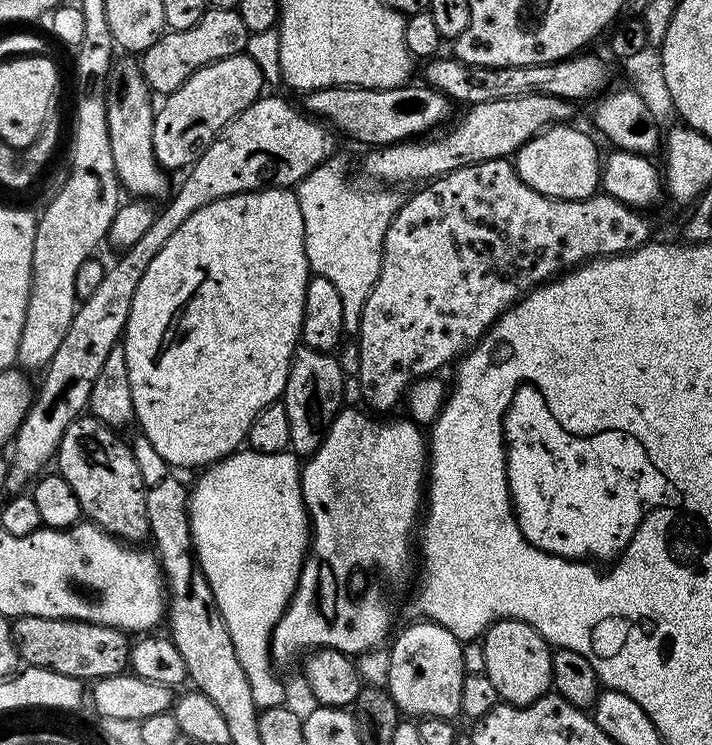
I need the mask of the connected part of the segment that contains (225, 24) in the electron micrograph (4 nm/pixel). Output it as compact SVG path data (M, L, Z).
M205 7L202 18L190 26L190 30L168 30L147 48L139 57L138 65L149 89L153 93L167 94L178 90L186 78L190 78L200 68L218 62L222 58L236 58L247 46L250 33L235 8L218 10Z

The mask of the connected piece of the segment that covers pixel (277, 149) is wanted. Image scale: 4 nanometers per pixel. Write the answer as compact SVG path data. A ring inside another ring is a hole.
M278 96L257 97L253 99L250 106L244 108L242 114L233 116L231 122L221 130L219 135L212 140L210 146L193 163L184 174L186 175L175 192L172 200L166 208L160 210L138 242L128 249L125 249L121 256L113 265L105 271L102 283L91 294L90 298L81 301L77 307L71 324L58 346L56 354L45 367L44 380L37 387L31 406L28 408L27 416L23 419L22 426L13 436L13 443L10 448L12 460L8 462L8 472L2 481L10 494L21 493L44 469L48 462L55 457L57 446L61 442L62 436L66 432L70 422L79 417L86 409L93 389L93 380L102 370L103 362L109 350L117 347L119 340L123 337L124 328L128 324L130 306L133 304L134 292L142 280L142 275L146 272L146 267L153 261L154 255L169 240L171 234L186 222L186 218L201 209L202 206L210 202L217 201L218 198L233 196L236 193L255 191L260 187L293 187L303 180L333 155L334 140L333 133L321 122L304 113L297 105L290 104L286 99Z

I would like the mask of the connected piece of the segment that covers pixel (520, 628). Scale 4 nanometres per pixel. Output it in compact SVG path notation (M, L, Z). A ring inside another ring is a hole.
M499 620L497 624L488 627L488 631L482 637L482 643L486 650L485 674L494 682L501 701L506 704L532 704L538 698L549 695L552 688L552 654L553 649L548 641L530 626L521 620Z

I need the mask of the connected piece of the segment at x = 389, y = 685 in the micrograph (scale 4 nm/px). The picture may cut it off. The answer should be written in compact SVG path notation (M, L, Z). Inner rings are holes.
M425 620L417 621L404 629L396 640L394 638L391 641L393 644L388 652L387 682L384 686L394 698L395 704L400 708L403 715L416 716L412 718L442 717L453 719L461 713L462 682L466 675L462 666L463 643L441 624Z

